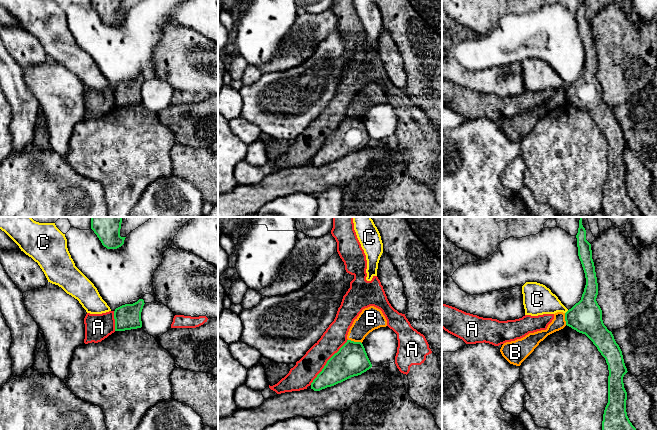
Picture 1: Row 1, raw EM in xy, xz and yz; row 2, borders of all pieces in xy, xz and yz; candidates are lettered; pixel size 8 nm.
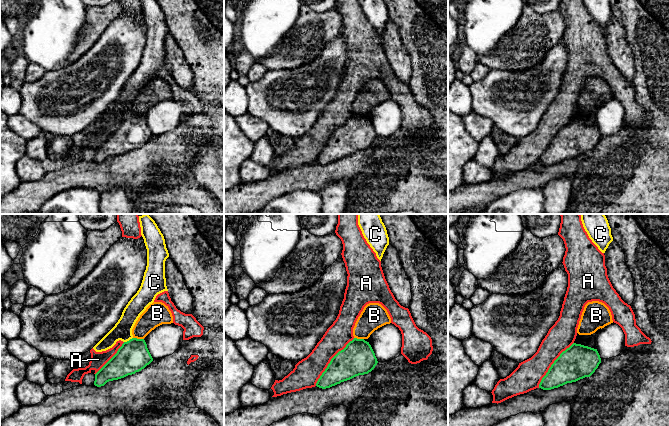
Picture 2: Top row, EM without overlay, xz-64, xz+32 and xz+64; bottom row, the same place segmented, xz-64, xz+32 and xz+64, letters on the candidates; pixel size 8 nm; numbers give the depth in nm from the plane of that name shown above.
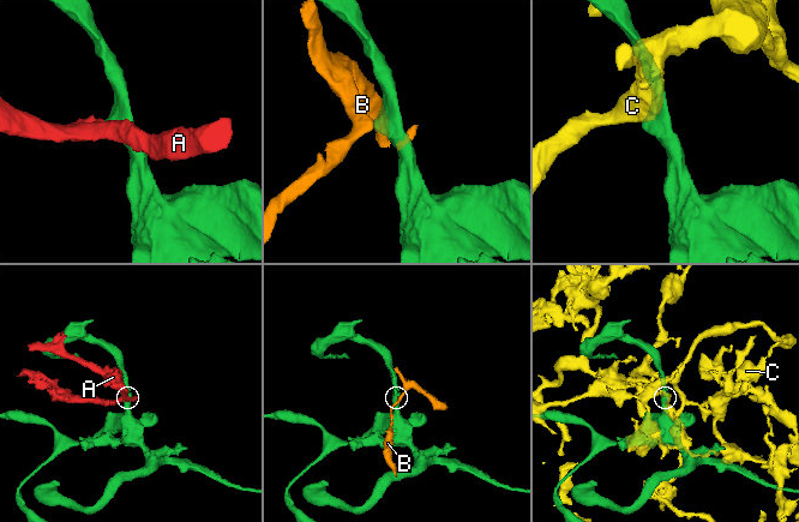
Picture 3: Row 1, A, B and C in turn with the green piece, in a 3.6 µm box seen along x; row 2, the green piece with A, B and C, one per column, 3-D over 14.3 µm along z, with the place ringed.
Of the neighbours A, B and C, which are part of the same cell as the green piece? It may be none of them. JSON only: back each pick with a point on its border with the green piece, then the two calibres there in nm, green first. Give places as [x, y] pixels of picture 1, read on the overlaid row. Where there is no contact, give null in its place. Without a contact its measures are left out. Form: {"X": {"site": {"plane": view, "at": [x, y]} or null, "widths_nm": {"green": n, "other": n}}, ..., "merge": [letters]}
{"merge": []}

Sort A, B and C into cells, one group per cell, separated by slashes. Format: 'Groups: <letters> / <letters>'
Groups: A / B / C

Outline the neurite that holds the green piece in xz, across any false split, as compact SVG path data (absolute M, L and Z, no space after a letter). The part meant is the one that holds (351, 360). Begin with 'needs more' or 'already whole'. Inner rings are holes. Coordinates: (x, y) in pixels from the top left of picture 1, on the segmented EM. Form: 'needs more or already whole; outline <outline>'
already whole; outline M347 342L326 363L311 383L311 389L320 391L351 377L361 375L372 367L361 342Z

